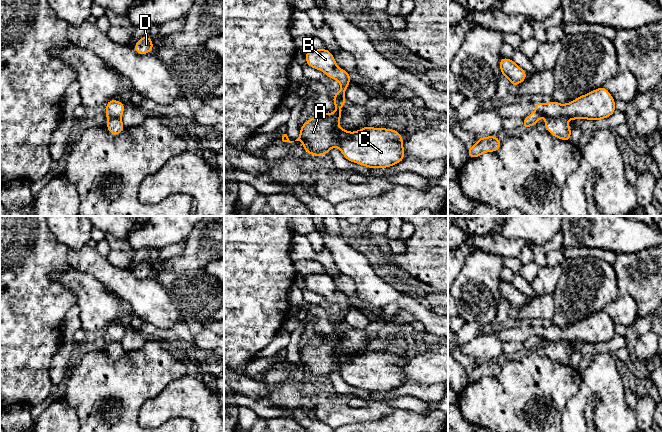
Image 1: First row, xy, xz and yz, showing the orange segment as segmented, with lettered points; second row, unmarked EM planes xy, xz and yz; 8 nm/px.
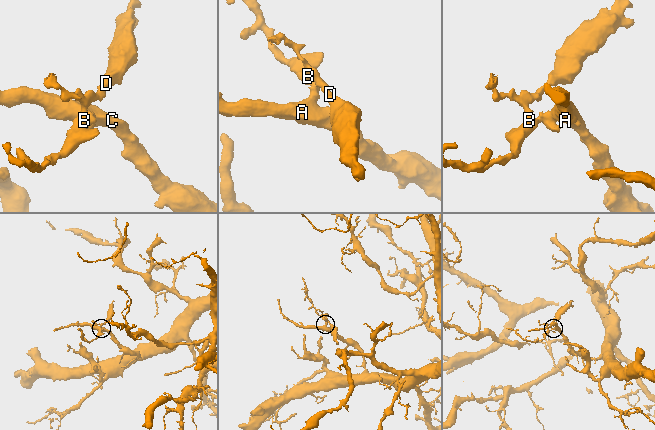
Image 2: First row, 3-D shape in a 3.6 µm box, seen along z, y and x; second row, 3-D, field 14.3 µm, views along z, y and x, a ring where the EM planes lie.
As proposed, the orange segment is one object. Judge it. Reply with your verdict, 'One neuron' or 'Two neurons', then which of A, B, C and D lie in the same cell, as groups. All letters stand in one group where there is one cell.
Two neurons. Groups: A C / B D

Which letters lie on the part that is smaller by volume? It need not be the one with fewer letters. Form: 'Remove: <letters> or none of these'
Remove: B, D

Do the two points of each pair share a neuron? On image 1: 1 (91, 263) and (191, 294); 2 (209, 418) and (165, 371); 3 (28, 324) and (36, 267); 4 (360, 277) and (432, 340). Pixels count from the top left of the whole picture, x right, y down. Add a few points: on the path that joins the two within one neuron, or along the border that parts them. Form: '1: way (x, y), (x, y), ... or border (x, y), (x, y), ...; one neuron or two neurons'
1: border (155, 274), (170, 299), (176, 305); two neurons
2: border (186, 374), (170, 381), (156, 396); two neurons
3: way (28, 310), (28, 281); one neuron
4: border (426, 331), (437, 335); two neurons

